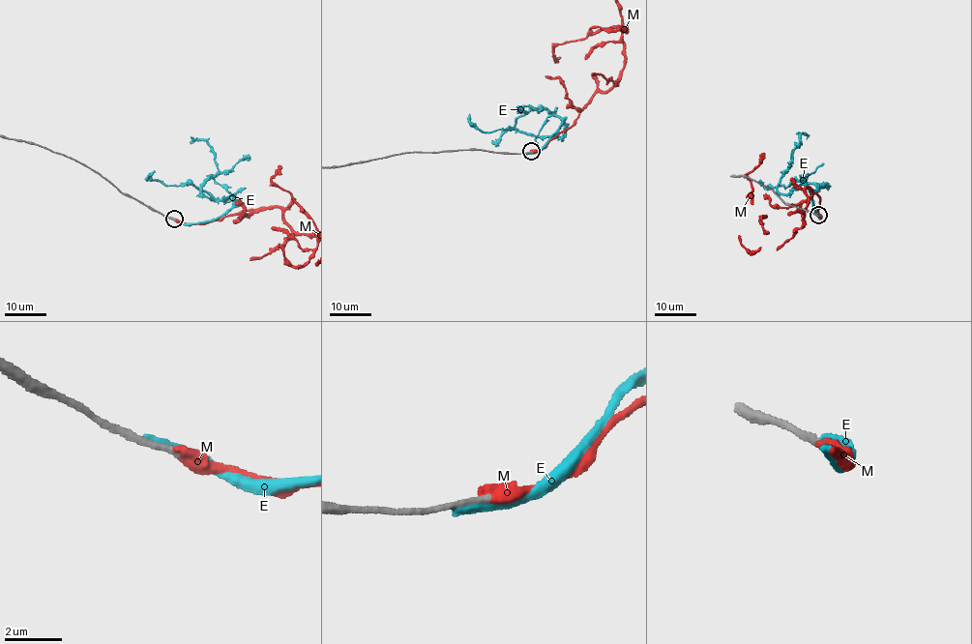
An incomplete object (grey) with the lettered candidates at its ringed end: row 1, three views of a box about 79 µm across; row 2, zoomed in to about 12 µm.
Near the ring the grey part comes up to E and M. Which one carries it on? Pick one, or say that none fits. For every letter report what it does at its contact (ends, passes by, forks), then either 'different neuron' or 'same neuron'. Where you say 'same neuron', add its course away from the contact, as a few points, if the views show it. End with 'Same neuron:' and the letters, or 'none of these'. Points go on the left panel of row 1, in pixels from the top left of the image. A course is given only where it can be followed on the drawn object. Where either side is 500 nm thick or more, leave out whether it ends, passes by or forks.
E: it ends | different neuron
M: same neuron
Same neuron: M

